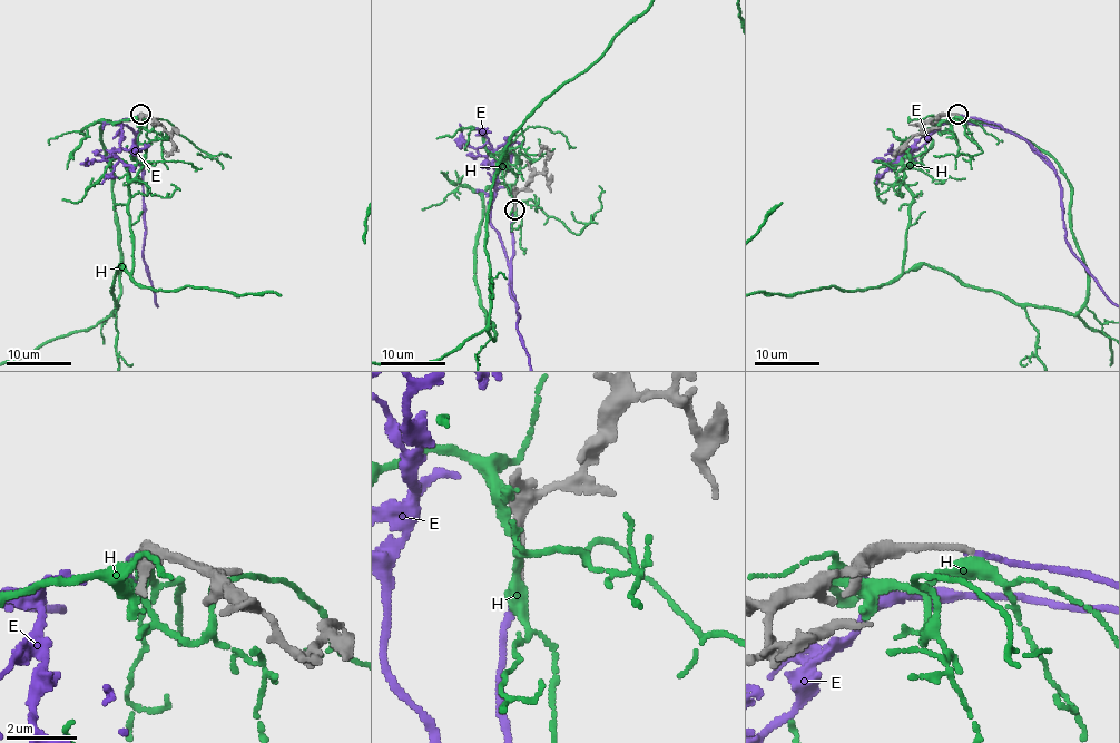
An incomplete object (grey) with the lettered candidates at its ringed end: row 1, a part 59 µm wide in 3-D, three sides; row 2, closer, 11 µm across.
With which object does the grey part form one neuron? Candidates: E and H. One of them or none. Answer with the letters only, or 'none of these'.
E

